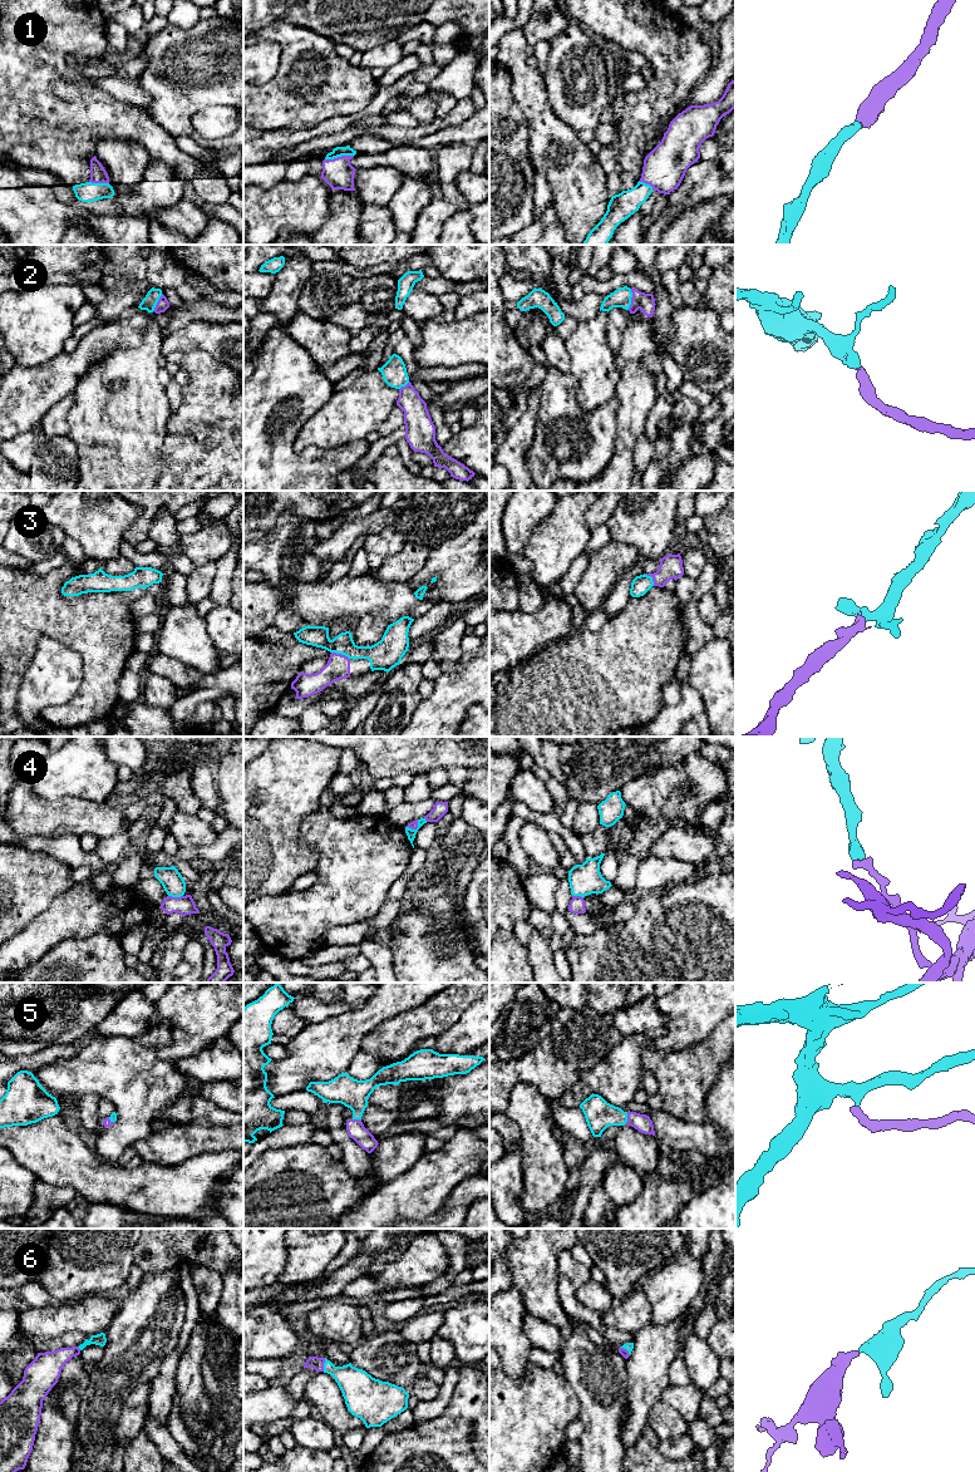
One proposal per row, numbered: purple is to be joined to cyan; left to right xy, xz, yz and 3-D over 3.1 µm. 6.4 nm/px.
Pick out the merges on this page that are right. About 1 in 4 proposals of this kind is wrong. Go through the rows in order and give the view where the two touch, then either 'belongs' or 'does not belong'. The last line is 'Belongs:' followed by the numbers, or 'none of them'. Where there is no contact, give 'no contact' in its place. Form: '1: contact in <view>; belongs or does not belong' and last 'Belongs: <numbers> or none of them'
1: contact in xz; belongs
2: contact in yz; belongs
3: contact in xz; belongs
4: contact in xy; does not belong
5: contact in yz; belongs
6: contact in xz; belongs
Belongs: 1, 2, 3, 5, 6

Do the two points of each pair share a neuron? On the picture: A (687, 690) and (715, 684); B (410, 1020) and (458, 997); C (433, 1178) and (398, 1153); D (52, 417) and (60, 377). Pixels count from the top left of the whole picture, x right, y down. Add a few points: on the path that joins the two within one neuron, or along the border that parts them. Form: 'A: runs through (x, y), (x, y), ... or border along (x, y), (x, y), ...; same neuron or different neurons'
A: border along (688, 684), (702, 698), (705, 712); different neurons
B: runs through (422, 1020), (436, 1017), (447, 1007); same neuron
C: border along (426, 1152), (405, 1171), (389, 1180); different neurons
D: border along (72, 392), (57, 402), (39, 423); different neurons

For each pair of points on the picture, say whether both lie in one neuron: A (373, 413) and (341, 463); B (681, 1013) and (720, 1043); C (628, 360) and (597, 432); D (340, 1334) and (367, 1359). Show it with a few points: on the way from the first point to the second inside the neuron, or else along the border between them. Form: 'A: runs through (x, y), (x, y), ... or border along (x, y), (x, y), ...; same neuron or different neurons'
A: border along (364, 438), (326, 449); different neurons
B: border along (722, 1019), (707, 1035), (684, 1049); different neurons
C: border along (616, 394), (616, 424); different neurons
D: border along (363, 1337), (355, 1343); different neurons

